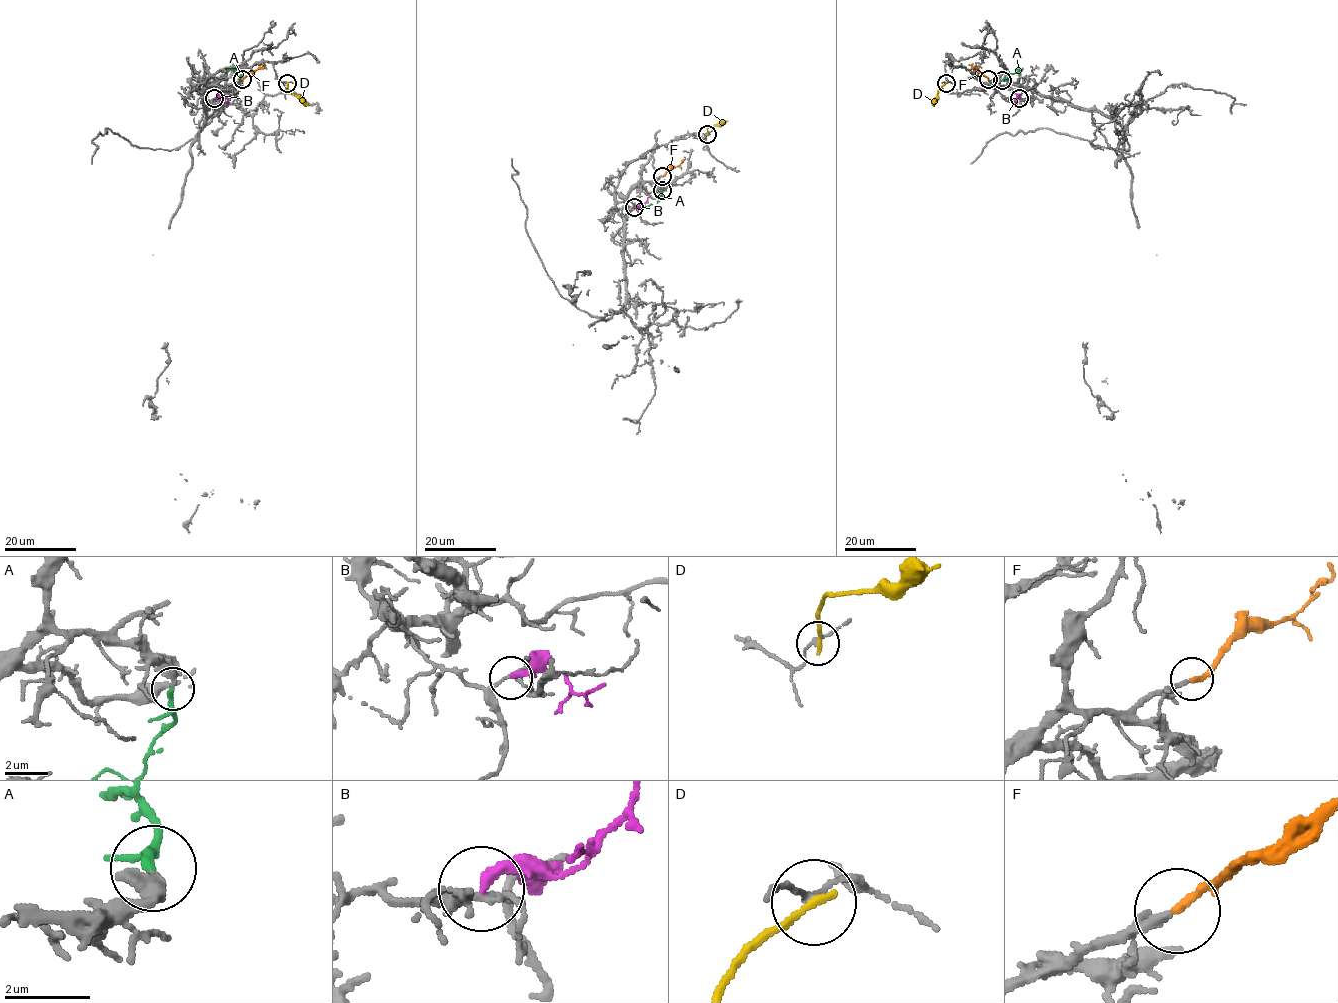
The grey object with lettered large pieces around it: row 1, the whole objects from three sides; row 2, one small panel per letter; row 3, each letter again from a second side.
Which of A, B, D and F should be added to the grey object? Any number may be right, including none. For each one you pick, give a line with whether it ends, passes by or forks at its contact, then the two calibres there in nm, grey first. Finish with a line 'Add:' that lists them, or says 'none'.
A: it ends | 240/220 nm
F: it ends | 150/220 nm
Add: A, F

